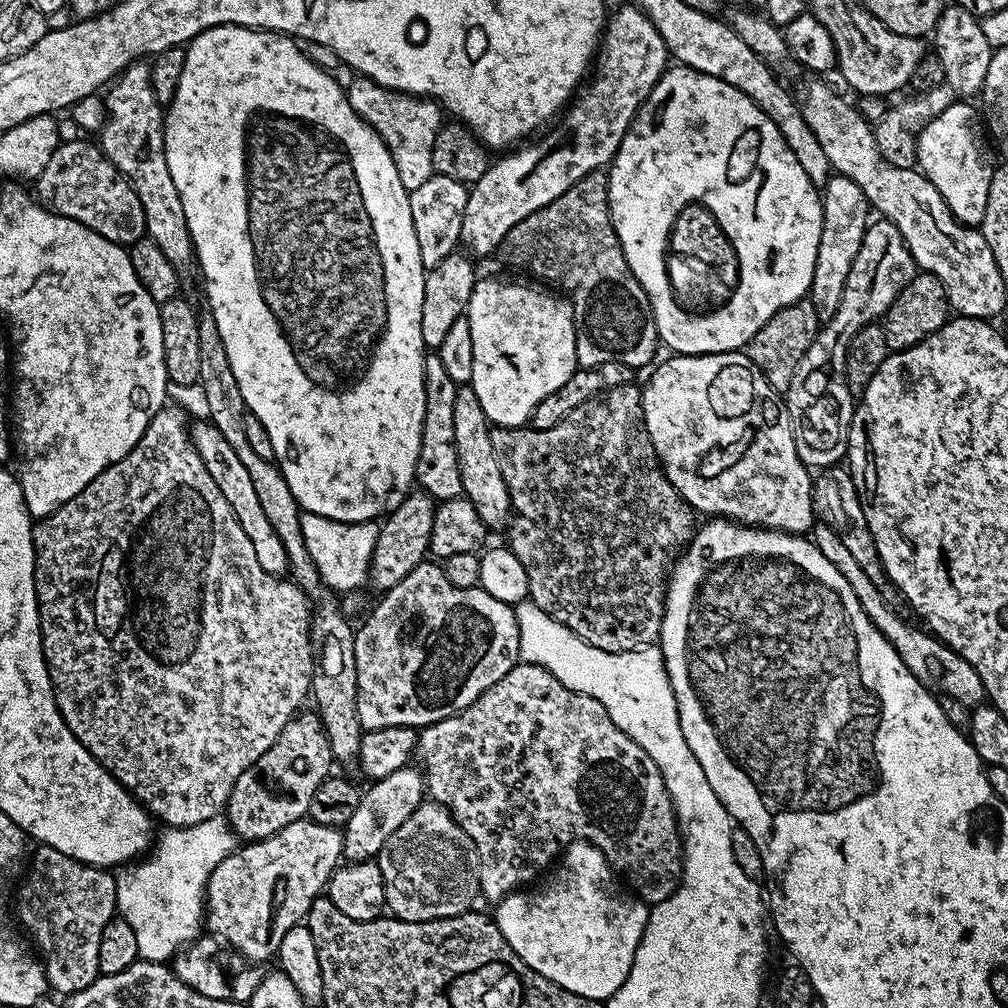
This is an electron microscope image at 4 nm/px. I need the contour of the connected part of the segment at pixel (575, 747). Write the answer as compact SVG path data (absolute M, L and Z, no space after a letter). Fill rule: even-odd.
M517 662L502 679L494 682L494 686L490 686L490 690L486 690L469 708L419 729L415 755L418 760L420 756L418 764L424 773L427 795L435 803L447 808L448 813L458 822L458 826L462 826L462 830L466 830L466 834L474 842L476 854L480 857L480 892L486 899L492 900L491 902L499 902L511 892L531 885L537 879L535 876L539 872L549 871L548 863L556 855L557 859L574 840L585 840L598 850L602 850L608 865L612 867L617 877L649 906L661 904L666 898L670 898L680 885L680 873L684 871L680 825L676 823L676 810L672 807L666 782L654 758L650 758L650 754L646 754L646 750L642 750L642 746L638 746L634 738L627 736L614 723L610 714L606 714L606 706L602 706L602 702L562 686L562 682L558 682L558 678L554 678L554 674L550 674L550 670L542 666Z

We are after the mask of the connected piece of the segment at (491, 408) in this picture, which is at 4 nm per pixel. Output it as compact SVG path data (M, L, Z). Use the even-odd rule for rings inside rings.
M480 278L468 299L466 315L470 322L470 335L474 337L474 374L471 388L474 394L478 394L478 402L482 402L482 410L486 410L488 421L502 428L527 425L538 402L554 394L554 390L558 390L558 386L562 386L566 378L574 375L578 367L576 323L571 303L559 291L536 284L515 284L512 280Z

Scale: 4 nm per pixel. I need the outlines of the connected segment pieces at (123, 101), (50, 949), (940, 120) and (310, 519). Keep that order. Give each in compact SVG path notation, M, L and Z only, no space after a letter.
M129 64L107 85L107 92L108 96L103 97L106 115L98 133L100 149L108 161L132 183L134 194L138 194L138 202L142 202L144 211L147 239L153 240L158 250L166 254L177 275L187 278L194 272L194 249L186 222L186 210L182 210L182 198L178 198L178 186L174 186L174 178L170 178L170 166L166 166L165 109L158 98L154 98L148 64Z
M40 844L37 849L27 861L26 871L14 896L15 919L21 929L29 928L36 939L35 947L42 957L49 989L53 993L56 991L64 992L63 994L86 990L86 986L90 986L100 975L98 942L102 942L102 930L106 922L117 915L115 875L107 867L83 864L81 860L70 858L62 854L62 850L54 850L48 844Z
M954 102L938 117L928 121L916 138L916 160L917 167L942 194L956 220L976 226L985 216L996 162L988 157L990 142L983 117L979 109L970 104Z
M313 512L301 513L300 521L303 540L310 551L311 560L329 589L354 590L352 588L367 581L371 571L374 546L380 533L377 521L342 523L336 519L322 518Z

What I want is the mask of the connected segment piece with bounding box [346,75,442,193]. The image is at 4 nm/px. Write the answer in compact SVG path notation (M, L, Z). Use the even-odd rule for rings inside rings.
M357 75L356 80L346 84L348 100L352 104L352 109L367 122L374 131L382 138L382 142L388 148L388 153L392 155L394 166L398 168L398 178L402 178L402 186L406 191L413 192L422 186L434 175L432 171L432 159L434 158L434 138L438 138L442 127L442 109L435 100L422 96L410 96L407 92L395 92L393 88L384 88L381 84L376 84L366 77Z

